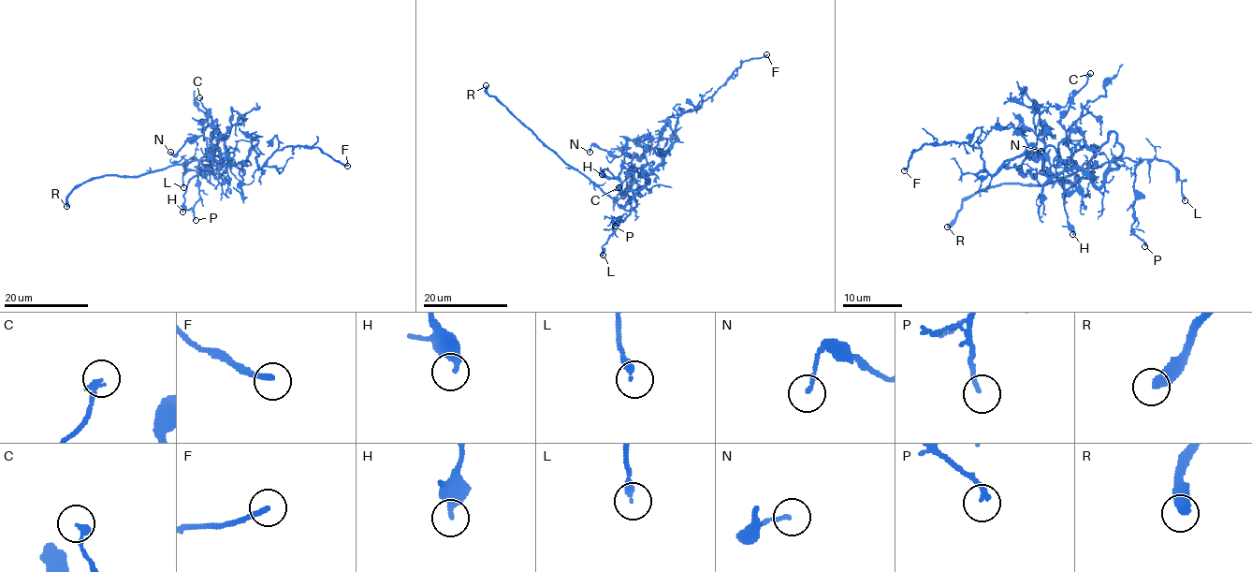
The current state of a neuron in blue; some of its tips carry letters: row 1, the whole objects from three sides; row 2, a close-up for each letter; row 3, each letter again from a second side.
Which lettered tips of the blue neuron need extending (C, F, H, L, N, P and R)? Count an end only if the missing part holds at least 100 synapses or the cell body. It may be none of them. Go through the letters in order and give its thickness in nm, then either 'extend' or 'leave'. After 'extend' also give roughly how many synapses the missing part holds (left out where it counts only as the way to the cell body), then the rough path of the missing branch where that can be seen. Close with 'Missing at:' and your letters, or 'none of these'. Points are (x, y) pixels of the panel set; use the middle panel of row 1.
C: calibre 260 nm; leave
F: calibre 200 nm; leave
H: calibre 360 nm; leave
L: calibre 260 nm; leave
N: calibre 140 nm; leave
P: calibre 170 nm; leave
R: calibre 400 nm; extend; course (486, 85), (472, 86), (461, 97), (453, 111), (451, 124), (439, 136), (441, 139)
Missing at: R

